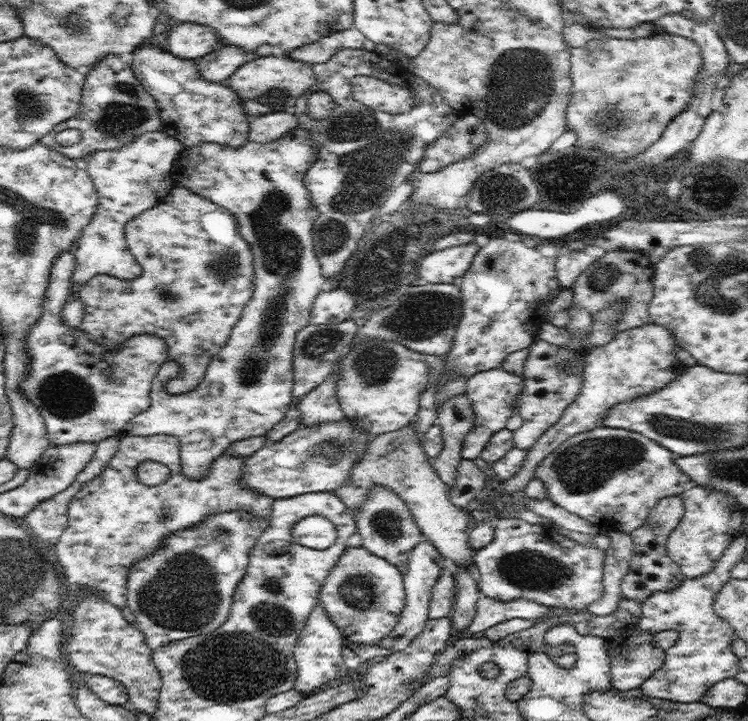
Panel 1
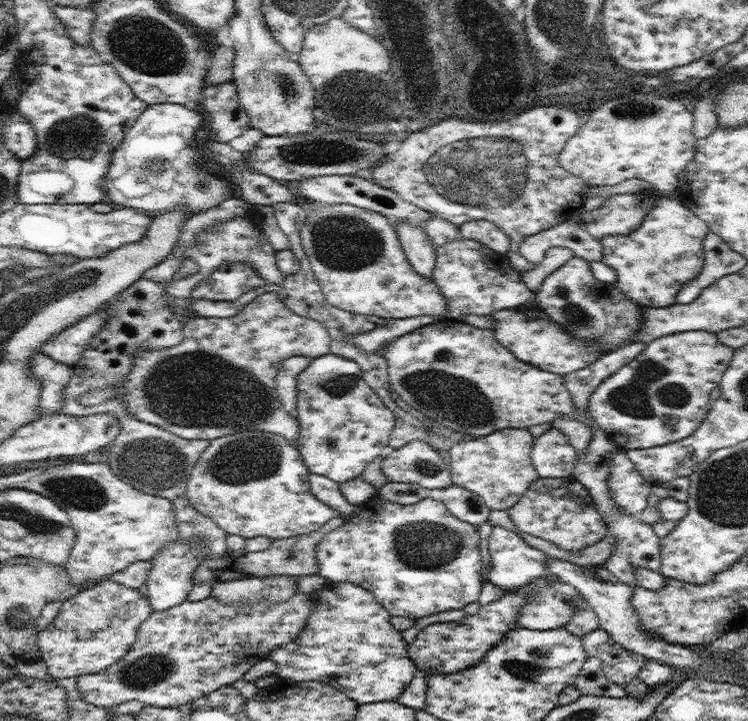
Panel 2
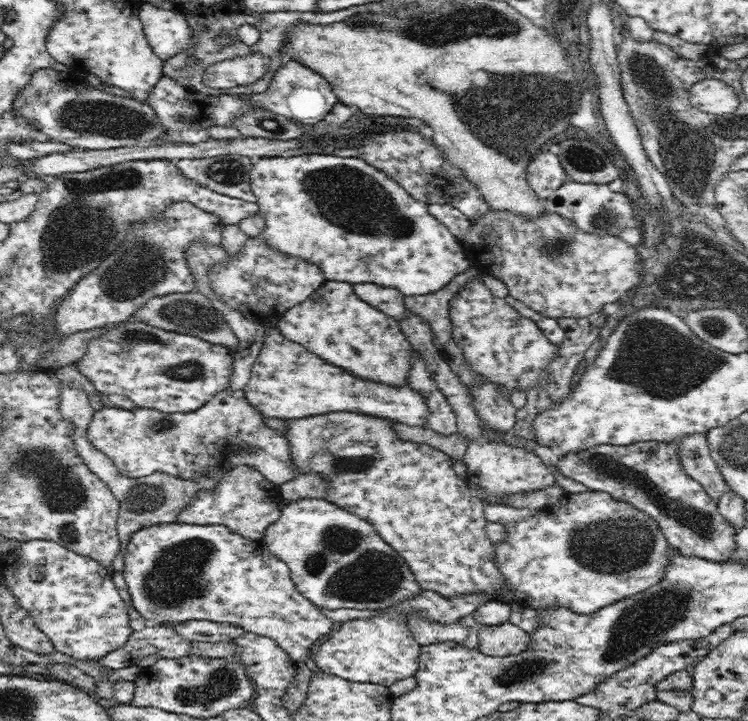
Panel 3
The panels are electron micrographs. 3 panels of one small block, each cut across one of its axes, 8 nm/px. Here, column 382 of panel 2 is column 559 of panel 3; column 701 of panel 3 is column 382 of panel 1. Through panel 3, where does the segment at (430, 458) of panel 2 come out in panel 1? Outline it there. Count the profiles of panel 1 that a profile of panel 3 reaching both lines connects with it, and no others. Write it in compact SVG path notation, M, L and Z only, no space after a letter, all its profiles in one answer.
M375 486L366 494L362 505L353 510L356 532L362 538L362 546L372 554L386 559L404 574L408 571L410 551L422 541L423 535L413 520L408 505L389 488Z

